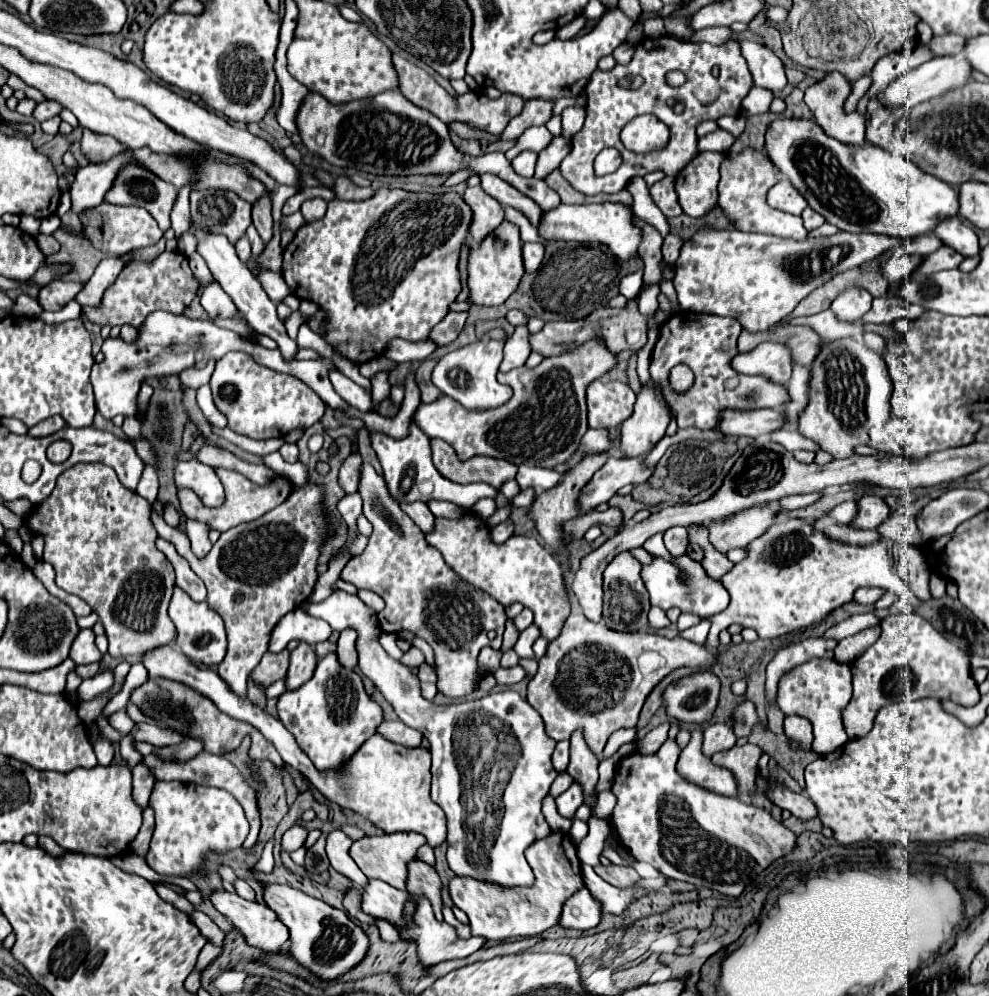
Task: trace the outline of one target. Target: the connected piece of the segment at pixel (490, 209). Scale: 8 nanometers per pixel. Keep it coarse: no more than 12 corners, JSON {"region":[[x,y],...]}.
{"region":[[480,186],[466,188],[474,212],[470,238],[478,246],[504,222],[504,206]]}

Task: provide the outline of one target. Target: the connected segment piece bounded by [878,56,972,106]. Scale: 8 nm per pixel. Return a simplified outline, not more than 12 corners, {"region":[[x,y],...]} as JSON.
{"region":[[960,56],[900,76],[878,100],[916,106],[970,82]]}

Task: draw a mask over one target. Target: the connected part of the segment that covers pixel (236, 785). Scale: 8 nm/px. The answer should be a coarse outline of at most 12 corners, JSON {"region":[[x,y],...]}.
{"region":[[200,752],[186,762],[156,754],[144,764],[158,780],[230,790],[242,804],[252,848],[260,832],[254,790],[224,756]]}

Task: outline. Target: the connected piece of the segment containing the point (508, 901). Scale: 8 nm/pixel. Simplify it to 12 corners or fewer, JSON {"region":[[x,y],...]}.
{"region":[[552,832],[525,850],[532,888],[450,880],[474,936],[540,936],[584,884],[576,844]]}

